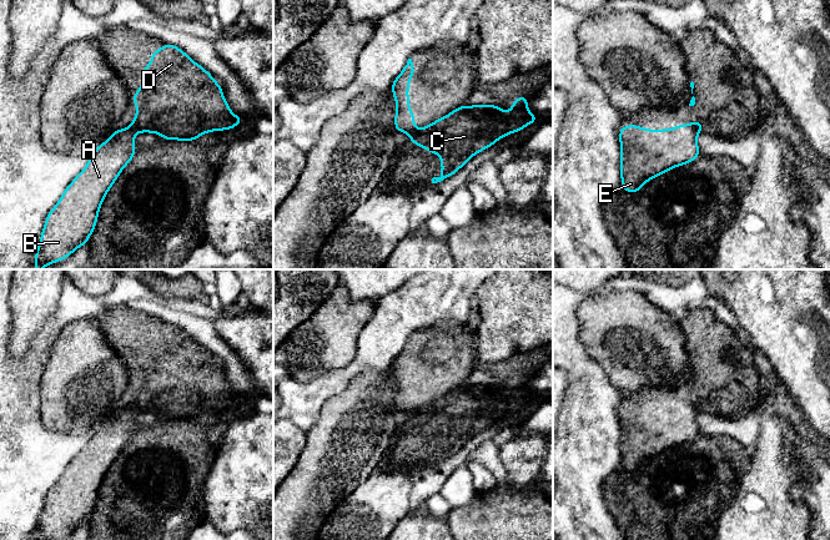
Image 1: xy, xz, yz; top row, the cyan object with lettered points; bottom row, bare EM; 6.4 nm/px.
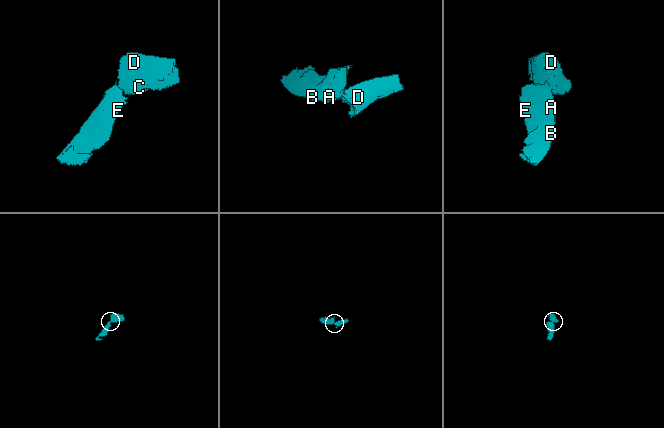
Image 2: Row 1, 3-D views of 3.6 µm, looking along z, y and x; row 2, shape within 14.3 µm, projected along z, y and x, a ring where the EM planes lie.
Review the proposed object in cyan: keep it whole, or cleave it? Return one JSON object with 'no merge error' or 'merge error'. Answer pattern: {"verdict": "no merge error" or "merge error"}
{"verdict": "merge error"}

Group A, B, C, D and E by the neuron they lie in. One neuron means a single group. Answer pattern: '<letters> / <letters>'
A B E / C D

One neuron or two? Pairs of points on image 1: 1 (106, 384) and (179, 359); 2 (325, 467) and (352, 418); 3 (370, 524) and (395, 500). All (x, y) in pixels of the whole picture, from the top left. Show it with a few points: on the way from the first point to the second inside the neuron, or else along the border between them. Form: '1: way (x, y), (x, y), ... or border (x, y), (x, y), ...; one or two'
1: border (114, 351), (125, 366), (127, 389); two
2: way (337, 454), (345, 447), (352, 430); one
3: way (376, 518), (388, 505); one

